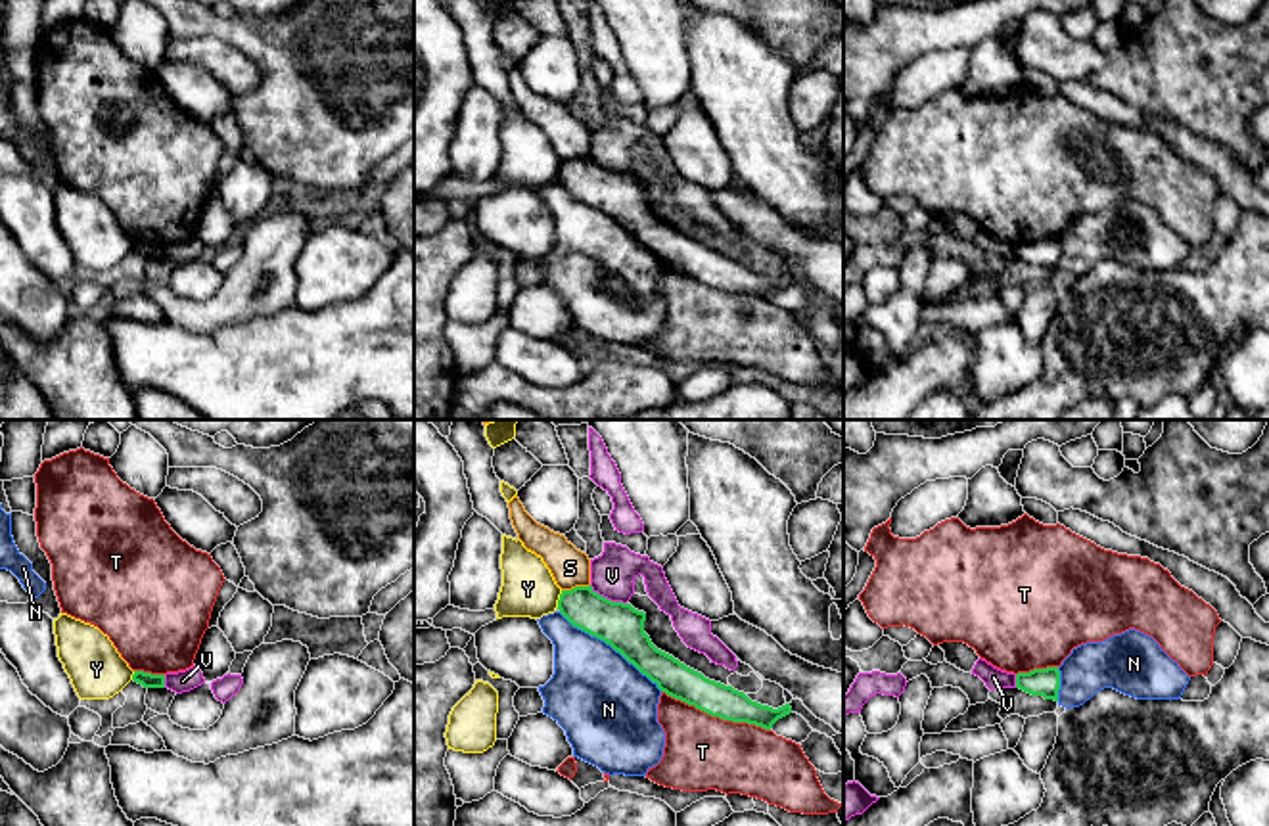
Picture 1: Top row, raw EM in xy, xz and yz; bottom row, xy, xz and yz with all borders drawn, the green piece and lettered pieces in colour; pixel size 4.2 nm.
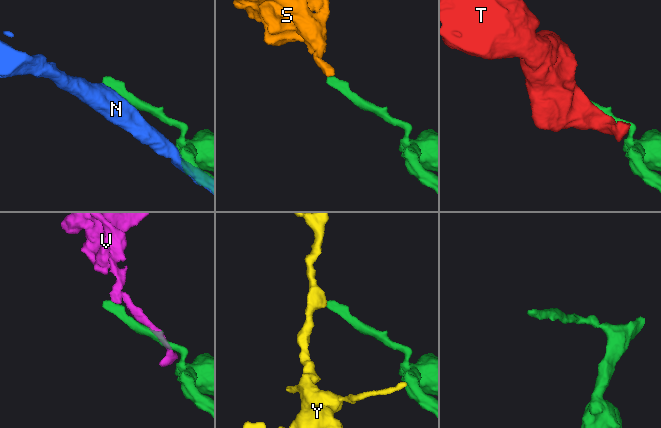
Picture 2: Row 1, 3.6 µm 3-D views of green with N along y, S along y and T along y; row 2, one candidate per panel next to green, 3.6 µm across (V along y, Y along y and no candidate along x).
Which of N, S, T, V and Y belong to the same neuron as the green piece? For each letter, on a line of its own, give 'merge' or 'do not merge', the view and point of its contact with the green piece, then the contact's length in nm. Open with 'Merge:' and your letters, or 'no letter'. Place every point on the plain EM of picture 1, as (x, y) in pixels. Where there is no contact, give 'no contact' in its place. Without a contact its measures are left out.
Merge: no letter
N: do not merge | xz (610, 215) | 550 nm
S: do not merge | xz (576, 158) | 120 nm
T: do not merge | xz (715, 286) | 480 nm
V: do not merge | xz (606, 169) | 180 nm
Y: do not merge | xz (560, 169) | 80 nm

